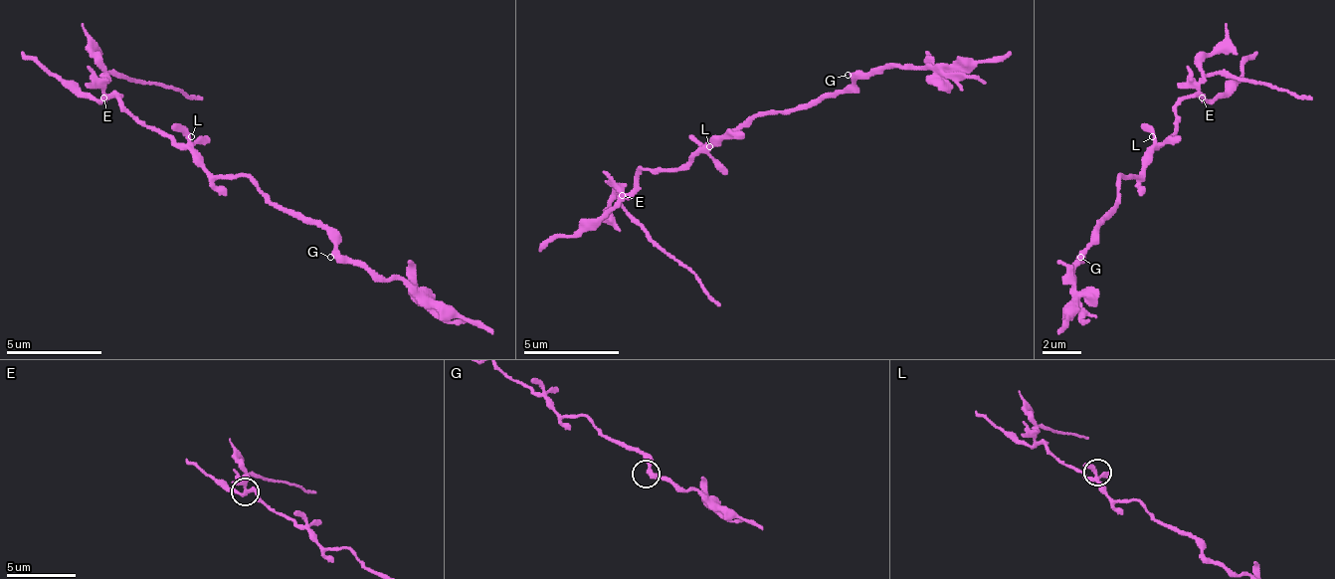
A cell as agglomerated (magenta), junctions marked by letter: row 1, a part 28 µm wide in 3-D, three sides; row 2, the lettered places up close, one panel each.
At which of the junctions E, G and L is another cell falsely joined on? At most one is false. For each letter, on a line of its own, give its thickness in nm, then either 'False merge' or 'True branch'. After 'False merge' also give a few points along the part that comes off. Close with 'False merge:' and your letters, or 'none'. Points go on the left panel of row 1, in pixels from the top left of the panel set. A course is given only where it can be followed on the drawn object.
E: Thickness 240 nm. False merge. Course of the part to remove: (104, 98), (104, 75), (172, 84), (201, 98)
G: Thickness 280 nm. True branch
L: Thickness 240 nm. True branch
False merge: E

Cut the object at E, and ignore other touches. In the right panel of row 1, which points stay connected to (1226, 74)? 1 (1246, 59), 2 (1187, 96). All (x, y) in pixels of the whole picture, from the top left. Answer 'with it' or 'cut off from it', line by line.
1: cut off from it
2: cut off from it

